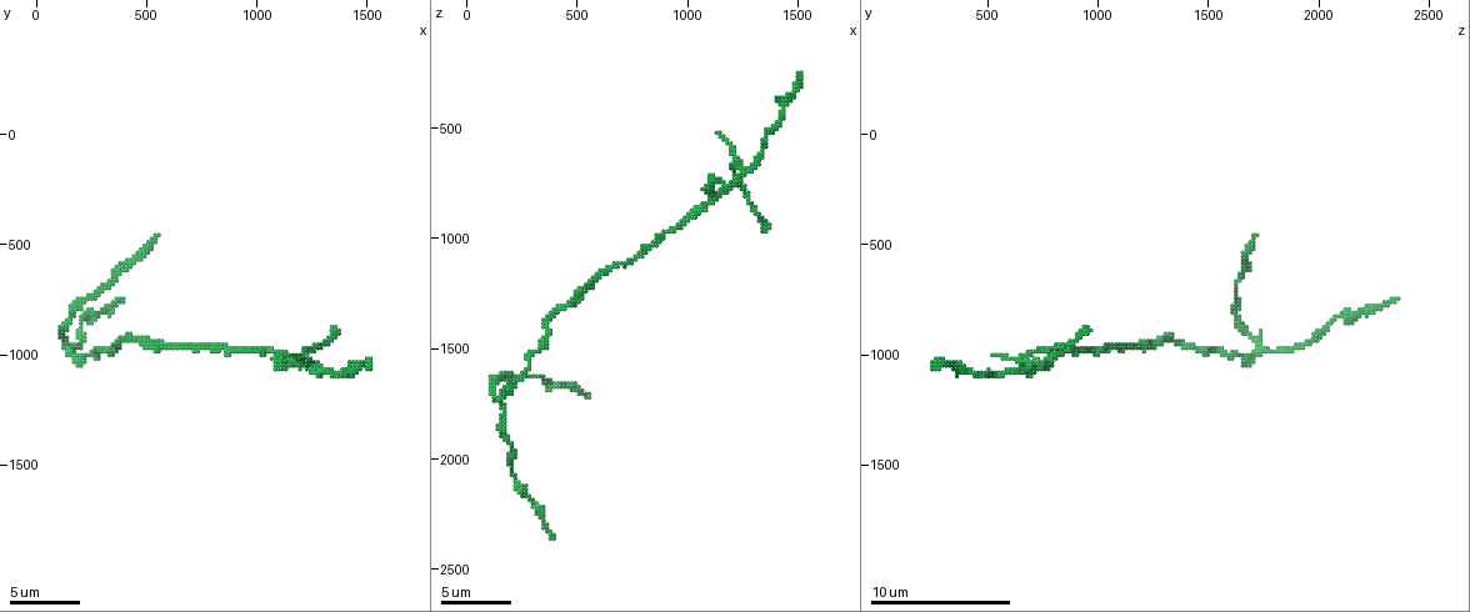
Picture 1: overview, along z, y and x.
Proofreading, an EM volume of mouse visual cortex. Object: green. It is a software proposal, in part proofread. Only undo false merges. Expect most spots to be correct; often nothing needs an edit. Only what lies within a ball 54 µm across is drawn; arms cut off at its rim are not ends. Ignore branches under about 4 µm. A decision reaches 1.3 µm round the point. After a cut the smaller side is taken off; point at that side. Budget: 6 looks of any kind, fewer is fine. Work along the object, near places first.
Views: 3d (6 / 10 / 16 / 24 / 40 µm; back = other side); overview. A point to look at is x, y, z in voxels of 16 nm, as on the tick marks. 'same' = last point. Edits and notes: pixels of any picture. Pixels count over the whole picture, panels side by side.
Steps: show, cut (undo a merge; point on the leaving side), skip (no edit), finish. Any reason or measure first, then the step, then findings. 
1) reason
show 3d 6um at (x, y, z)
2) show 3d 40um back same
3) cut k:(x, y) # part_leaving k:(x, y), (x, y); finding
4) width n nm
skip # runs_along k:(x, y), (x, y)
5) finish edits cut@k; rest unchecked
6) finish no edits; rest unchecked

branch point
show 3d 6um at (130, 960, 1730)

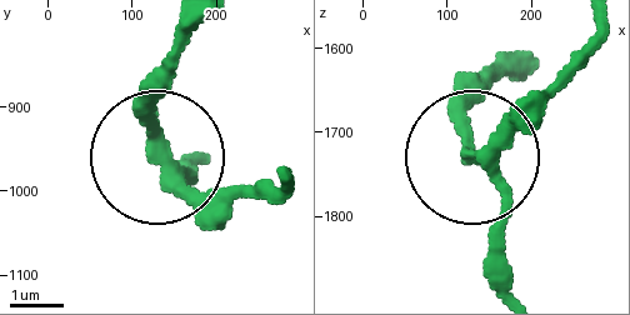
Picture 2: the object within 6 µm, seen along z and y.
width 240 nm
skip # runs_along 2:(286, 179), (205, 193), (165, 165), (151, 98), (174, 63); all the same neuron

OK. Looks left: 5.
show 3d 16um at (530, 960, 1230)

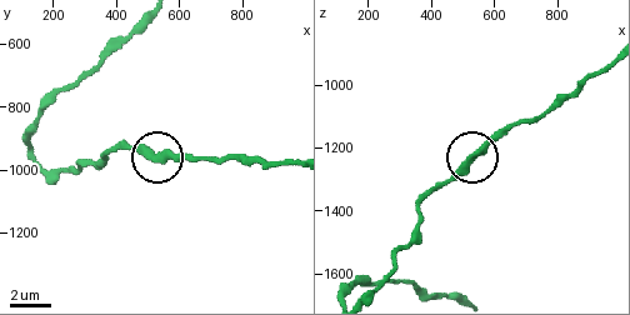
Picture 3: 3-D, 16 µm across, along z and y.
show 3d 6um at (530, 960, 1230)

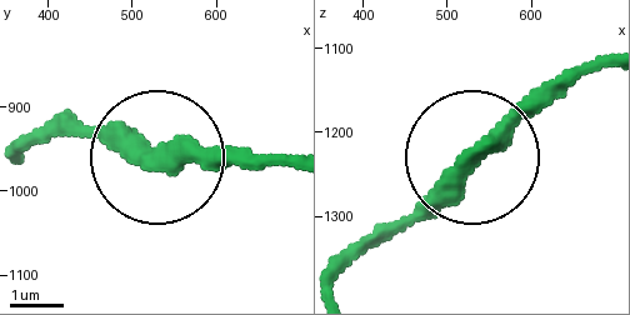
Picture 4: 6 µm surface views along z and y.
width 360 nm
skip # runs_along 4:(174, 139), (165, 151), (269, 151); one neuron here

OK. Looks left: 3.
thin arm on a thick one
show 3d 16um at (1270, 1040, 690)

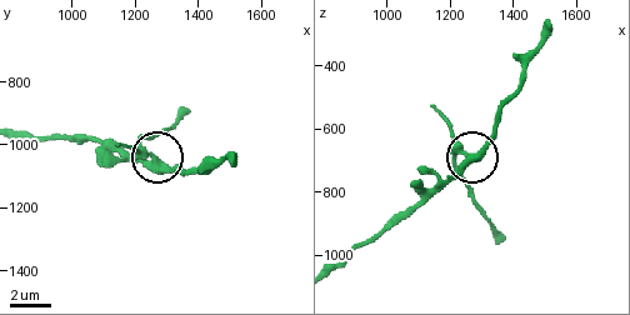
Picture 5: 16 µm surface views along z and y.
show 3d 16um back at (1270, 1040, 680)

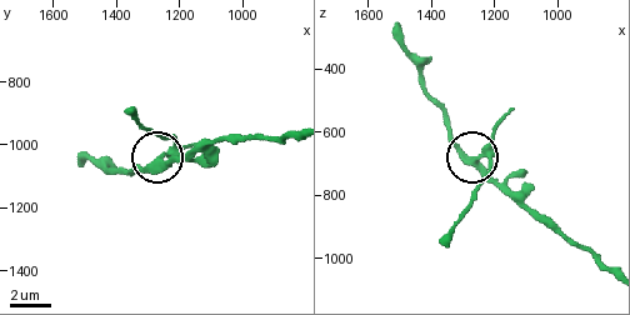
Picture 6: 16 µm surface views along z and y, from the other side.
width 360 nm
skip # runs_along 6:(291, 131), (225, 135), (170, 159), (166, 136); continuous, no second neuron

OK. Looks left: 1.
finish no edits; rest unchecked

